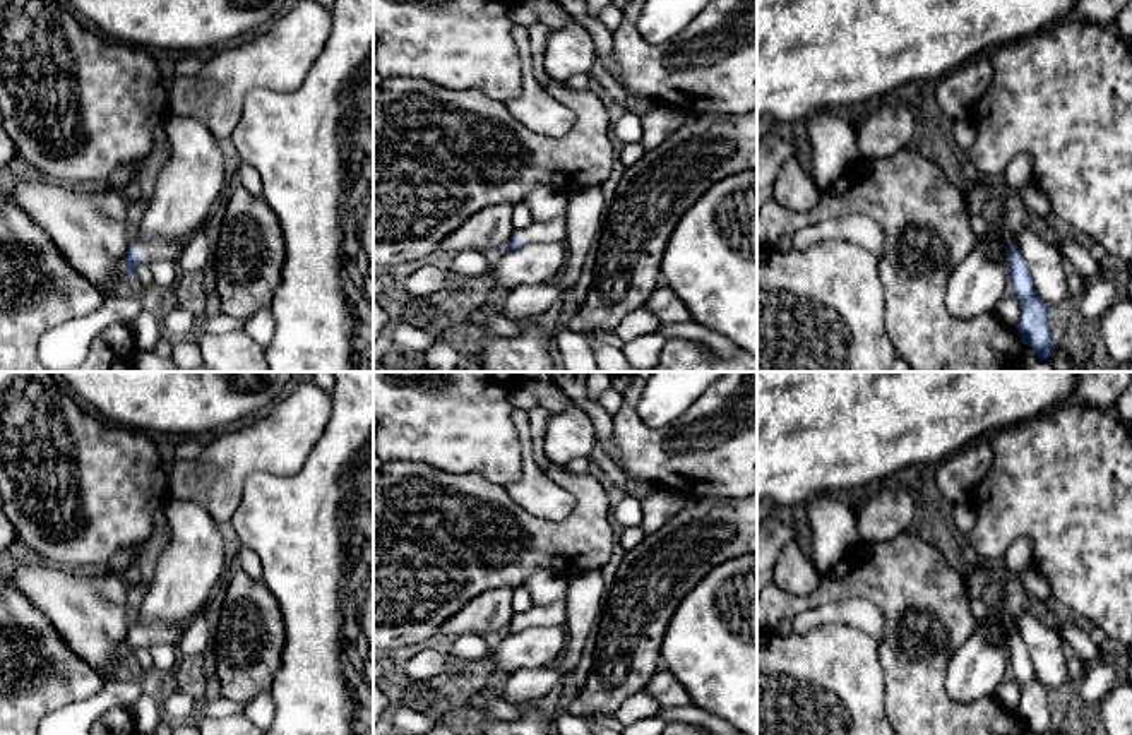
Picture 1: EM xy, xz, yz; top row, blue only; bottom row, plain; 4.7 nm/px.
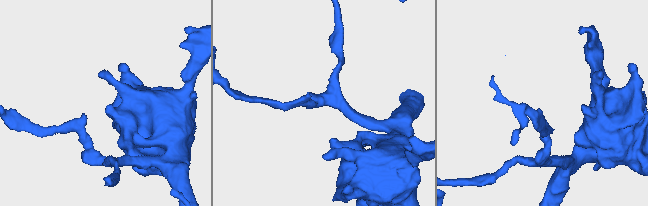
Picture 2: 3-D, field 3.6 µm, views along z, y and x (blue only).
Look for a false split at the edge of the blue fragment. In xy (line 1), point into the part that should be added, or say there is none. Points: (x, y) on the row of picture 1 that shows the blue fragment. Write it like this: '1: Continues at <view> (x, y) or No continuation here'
1: Continues at xy (148, 250)

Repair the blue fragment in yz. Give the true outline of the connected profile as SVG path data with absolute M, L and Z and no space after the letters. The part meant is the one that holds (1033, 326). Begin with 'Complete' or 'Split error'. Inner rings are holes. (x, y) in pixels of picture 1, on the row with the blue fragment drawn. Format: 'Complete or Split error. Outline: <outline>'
Complete. Outline: M1014 243L1005 250L1005 264L1009 288L1021 305L1016 329L1024 344L1036 353L1038 360L1046 360L1055 344L1055 334L1048 322L1048 305L1034 293L1028 264Z

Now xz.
Split error. Outline: M565 212L546 221L533 221L527 228L514 231L507 242L507 250L521 248L538 242L563 242L567 236Z

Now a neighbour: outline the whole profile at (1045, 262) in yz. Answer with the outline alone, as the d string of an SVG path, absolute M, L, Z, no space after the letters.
M1029 226L1017 231L1012 243L1028 264L1034 293L1046 305L1065 307L1069 302L1069 267L1058 247Z

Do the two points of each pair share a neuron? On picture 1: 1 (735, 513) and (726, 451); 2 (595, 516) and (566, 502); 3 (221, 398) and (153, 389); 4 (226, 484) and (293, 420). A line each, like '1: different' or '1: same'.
1: different
2: different
3: same
4: same

